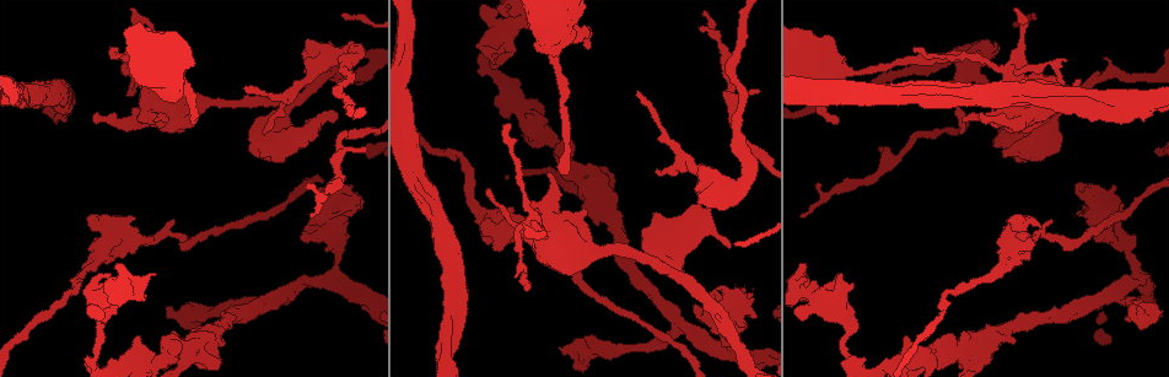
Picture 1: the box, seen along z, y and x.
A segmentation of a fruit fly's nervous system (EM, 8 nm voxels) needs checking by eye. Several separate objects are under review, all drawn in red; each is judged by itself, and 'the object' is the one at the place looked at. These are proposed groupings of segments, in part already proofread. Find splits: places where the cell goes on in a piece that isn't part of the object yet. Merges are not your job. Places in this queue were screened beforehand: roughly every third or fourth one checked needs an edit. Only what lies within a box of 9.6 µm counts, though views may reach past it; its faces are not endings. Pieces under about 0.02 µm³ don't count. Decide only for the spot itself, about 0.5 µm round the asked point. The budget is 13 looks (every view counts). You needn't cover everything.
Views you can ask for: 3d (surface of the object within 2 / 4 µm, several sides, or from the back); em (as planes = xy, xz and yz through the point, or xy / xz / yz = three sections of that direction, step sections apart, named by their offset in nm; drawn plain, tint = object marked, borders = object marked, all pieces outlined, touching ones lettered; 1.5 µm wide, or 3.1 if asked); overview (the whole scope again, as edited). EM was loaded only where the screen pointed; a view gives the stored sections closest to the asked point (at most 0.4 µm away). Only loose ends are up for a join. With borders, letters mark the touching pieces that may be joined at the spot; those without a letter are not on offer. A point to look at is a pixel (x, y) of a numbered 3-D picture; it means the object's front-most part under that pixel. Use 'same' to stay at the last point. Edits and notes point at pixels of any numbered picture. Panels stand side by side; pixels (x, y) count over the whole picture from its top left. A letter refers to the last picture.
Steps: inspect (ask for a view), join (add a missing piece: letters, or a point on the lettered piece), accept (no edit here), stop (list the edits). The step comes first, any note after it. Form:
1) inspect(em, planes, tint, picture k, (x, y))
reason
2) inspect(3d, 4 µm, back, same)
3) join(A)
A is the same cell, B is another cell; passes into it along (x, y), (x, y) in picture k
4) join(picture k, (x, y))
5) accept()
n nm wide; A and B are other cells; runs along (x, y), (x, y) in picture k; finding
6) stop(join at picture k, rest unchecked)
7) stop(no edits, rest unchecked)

inspect(3d, 4 µm, picture 1, (498, 249))

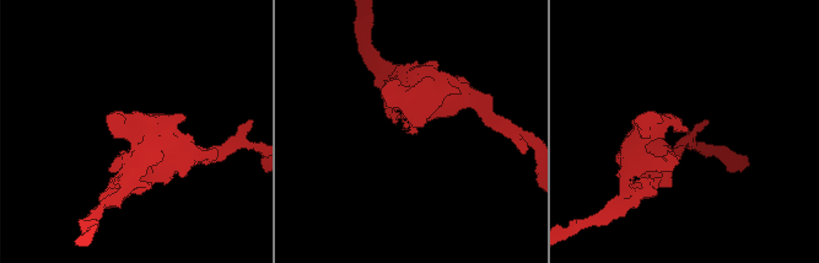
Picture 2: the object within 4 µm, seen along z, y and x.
inspect(em, xz, step 4, tint, picture 2, (686, 132))
arms of 260, 320 nm; need the tissue

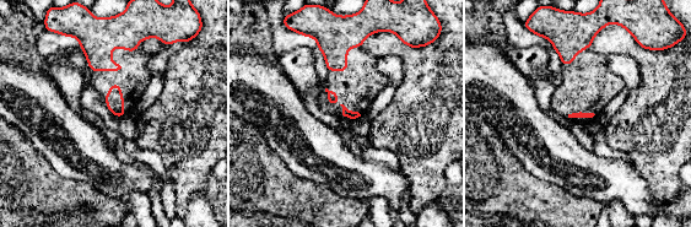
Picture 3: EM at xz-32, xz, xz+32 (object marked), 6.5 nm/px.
inspect(em, planes, borders, same)

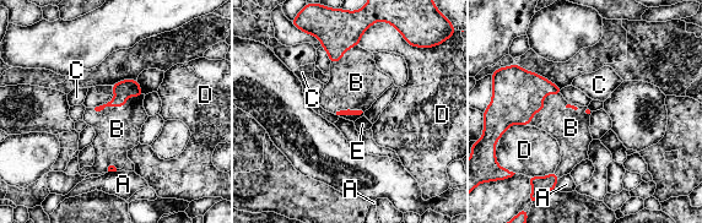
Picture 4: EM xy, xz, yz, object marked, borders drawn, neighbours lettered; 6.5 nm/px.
join(B)
B is the same cell, A, C, D and E are other cells; the cell continues

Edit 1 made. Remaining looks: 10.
inspect(overview)

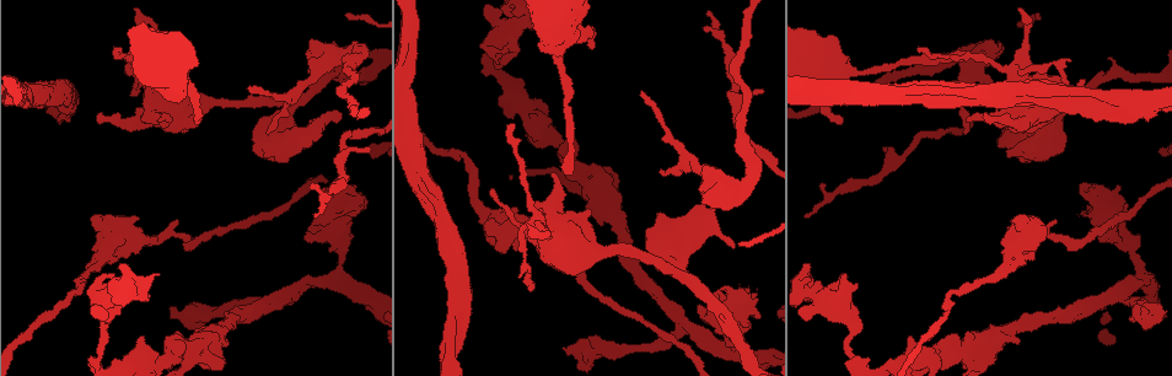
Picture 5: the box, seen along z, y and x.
inspect(3d, 4 µm, picture 5, (176, 335))
branch stops here

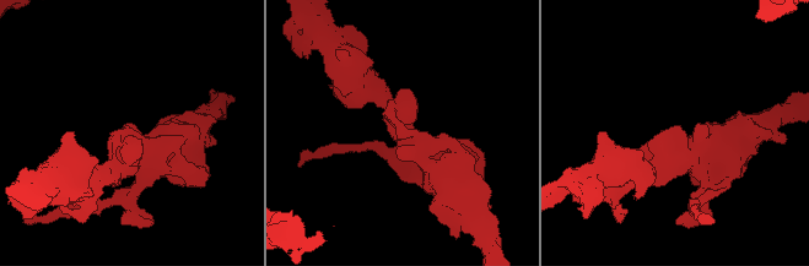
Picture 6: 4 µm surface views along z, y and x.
inspect(em, planes, plain, picture 6, (674, 127))

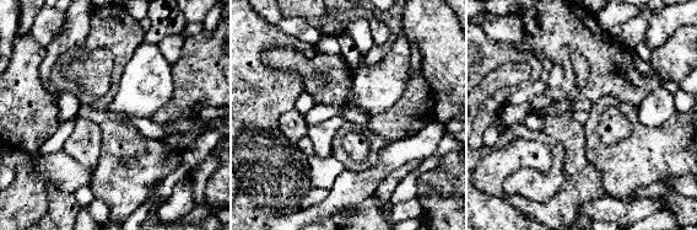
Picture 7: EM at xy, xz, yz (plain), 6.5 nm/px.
inspect(em, planes, borders, same)
see the neighbours

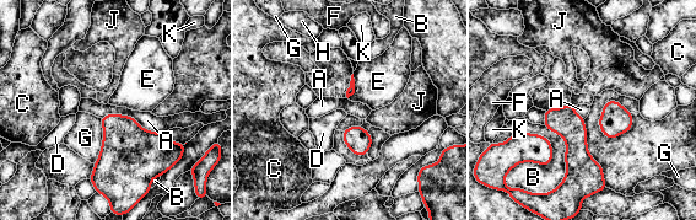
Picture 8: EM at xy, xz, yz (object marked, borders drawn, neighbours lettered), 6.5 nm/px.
accept()
A, B, C, D, E, F, G, H, J and K are other cells; no lettered piece goes on from it

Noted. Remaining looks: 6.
inspect(em, planes, tint, picture 5, (248, 87))

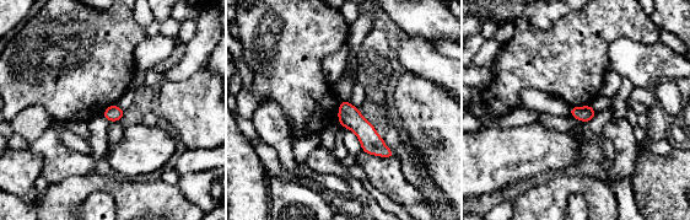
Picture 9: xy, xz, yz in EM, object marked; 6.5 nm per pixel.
inspect(em, planes, borders, same)

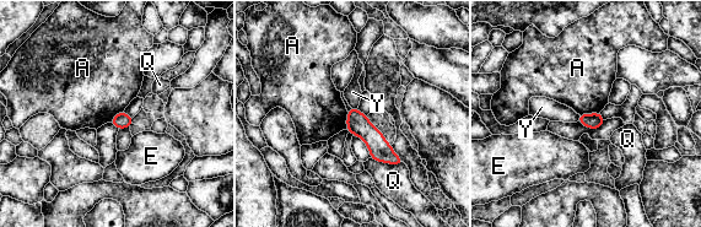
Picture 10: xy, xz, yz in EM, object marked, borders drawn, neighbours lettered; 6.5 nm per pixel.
accept()
Q touches over 220 nm; A, E, Q and Y are other cells; runs along (352, 112), (356, 122), (398, 161) in picture 10; none of them fits

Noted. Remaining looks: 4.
inspect(em, xz, step 8, borders, picture 5, (884, 151))
tapers out

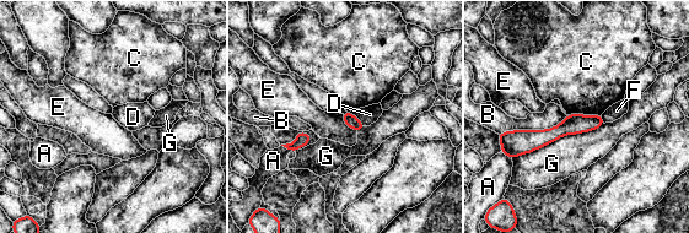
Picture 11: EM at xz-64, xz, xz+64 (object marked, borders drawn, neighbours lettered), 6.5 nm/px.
accept()
80 nm wide; A, B, C, D, E, F and G are other cells; border along (601, 114), (568, 115) in picture 11; no lettered piece goes on from it

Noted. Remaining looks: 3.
inspect(3d, 4 µm, picture 5, (1082, 81))
free end

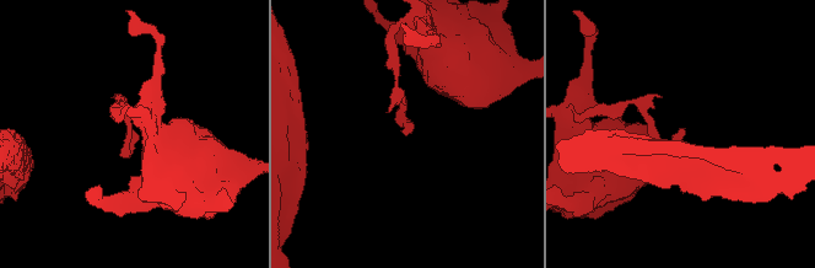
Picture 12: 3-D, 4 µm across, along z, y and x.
inspect(em, planes, tint, picture 12, (401, 132))

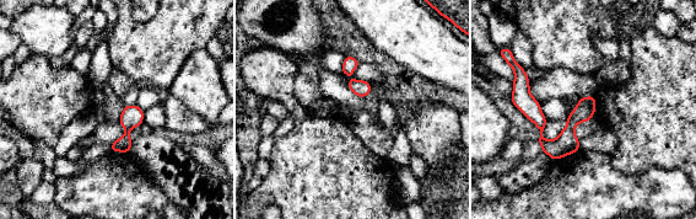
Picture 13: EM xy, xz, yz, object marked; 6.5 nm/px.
inspect(em, planes, borders, same)

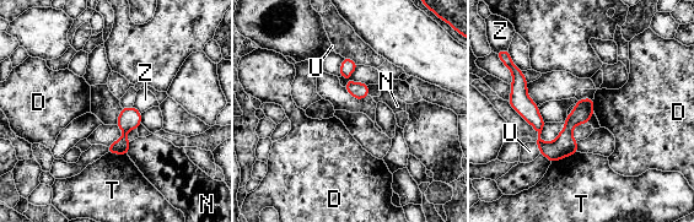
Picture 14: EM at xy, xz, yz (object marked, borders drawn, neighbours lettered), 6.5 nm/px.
accept()
130 nm wide; D, N, T, U and Z are other cells; border along (595, 98), (593, 112) in picture 14; no lettered piece goes on from it

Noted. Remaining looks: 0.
stop(join at picture 4, rest unchecked)

